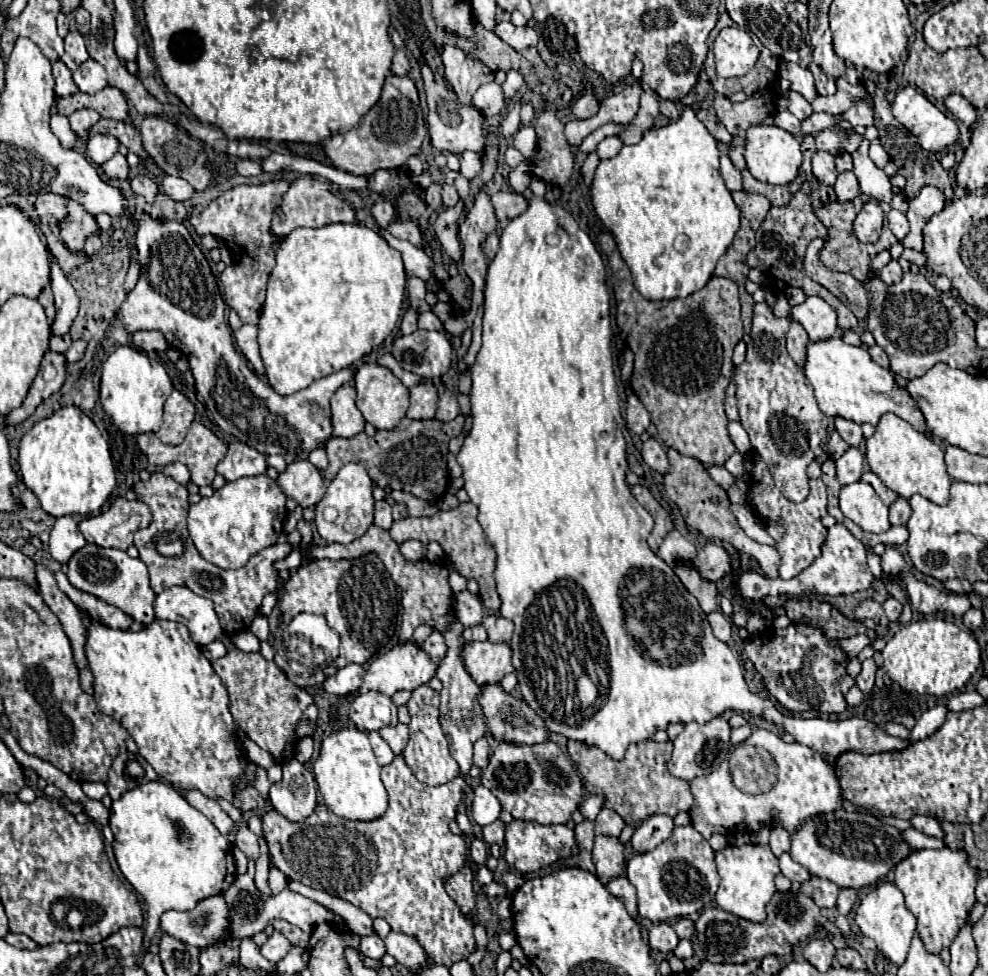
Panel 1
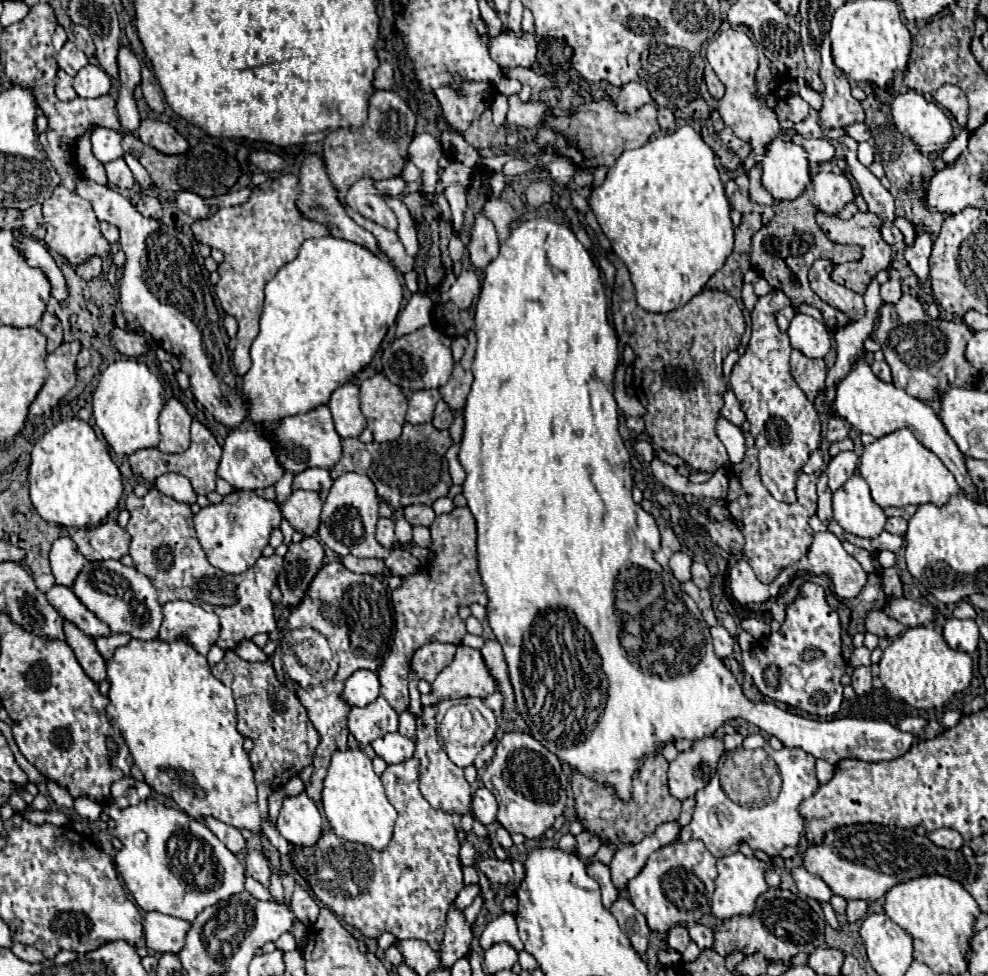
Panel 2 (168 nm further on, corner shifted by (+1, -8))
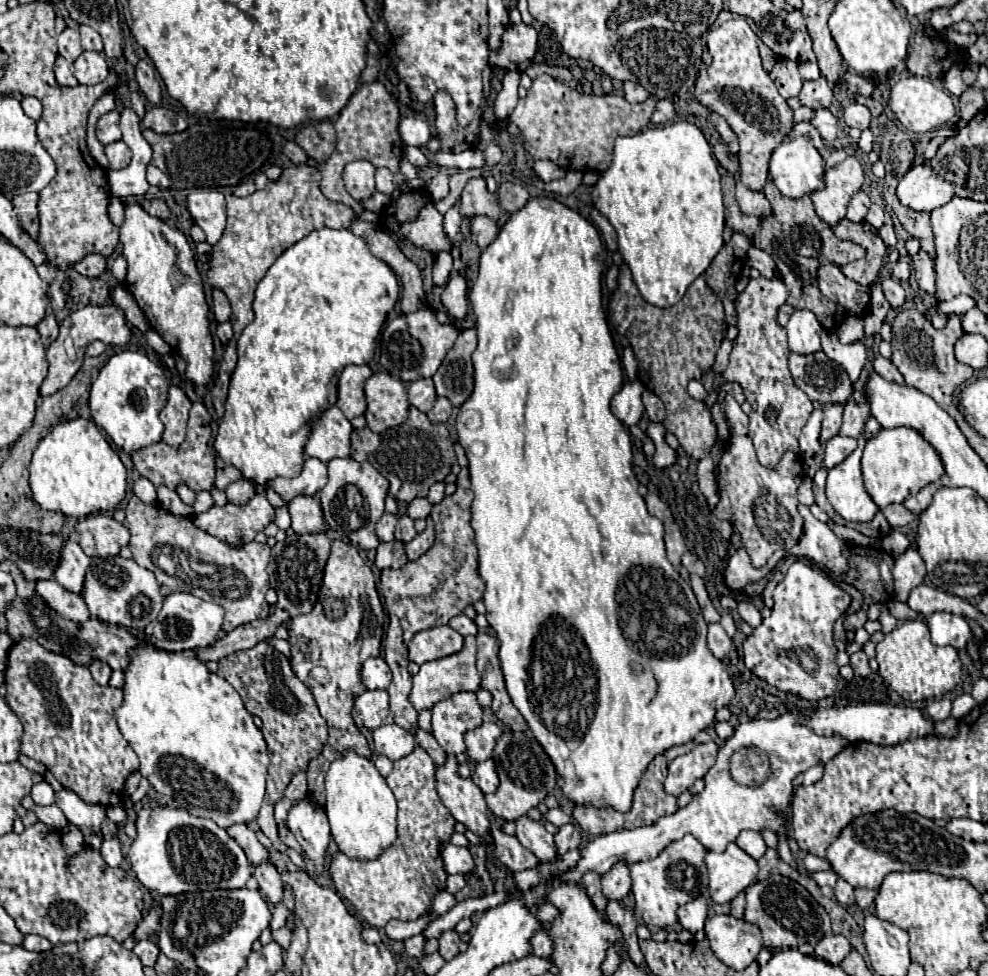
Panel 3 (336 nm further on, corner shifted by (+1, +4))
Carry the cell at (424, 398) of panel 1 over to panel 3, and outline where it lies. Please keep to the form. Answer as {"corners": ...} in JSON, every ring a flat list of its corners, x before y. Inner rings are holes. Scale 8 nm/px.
{"corners":[[422,378,408,384,408,402,416,406,420,412,430,412,434,400,436,400,436,390,432,378,430,380]]}

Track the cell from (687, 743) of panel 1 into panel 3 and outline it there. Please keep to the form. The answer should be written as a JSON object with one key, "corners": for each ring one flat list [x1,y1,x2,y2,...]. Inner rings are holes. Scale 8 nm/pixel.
{"corners":[[708,742,708,744,698,744,692,752,674,758,668,764,664,790,672,796,680,796,688,788,692,788,694,780,704,778,704,774,714,766,716,754,718,746,714,742]]}

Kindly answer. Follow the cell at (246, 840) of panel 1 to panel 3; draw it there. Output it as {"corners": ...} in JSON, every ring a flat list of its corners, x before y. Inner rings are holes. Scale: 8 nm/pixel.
{"corners":[[260,864,256,866,254,878,260,884,260,892,264,894,264,898,268,900,270,906,276,906,278,902,282,902,282,882,280,882,280,874,272,864]]}

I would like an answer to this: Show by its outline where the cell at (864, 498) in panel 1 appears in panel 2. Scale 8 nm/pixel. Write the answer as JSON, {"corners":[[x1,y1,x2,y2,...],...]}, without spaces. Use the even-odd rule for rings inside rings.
{"corners":[[854,474,838,492,834,492,834,520,850,534,860,538,878,538,886,516,872,500,866,480]]}

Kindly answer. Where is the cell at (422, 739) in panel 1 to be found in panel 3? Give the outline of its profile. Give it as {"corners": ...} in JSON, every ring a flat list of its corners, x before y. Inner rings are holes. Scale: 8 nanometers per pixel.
{"corners":[[448,756,444,766,436,770,438,794,456,822,462,822,470,832,482,836,490,832,490,814,482,790,468,778,458,776,456,756]]}

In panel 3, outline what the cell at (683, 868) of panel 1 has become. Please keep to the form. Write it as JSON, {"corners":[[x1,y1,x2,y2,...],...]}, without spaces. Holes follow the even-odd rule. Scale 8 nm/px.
{"corners":[[686,834,682,840,672,842,668,848,664,848,654,860,630,866,636,908,638,912,642,912,642,920,648,928,672,926,676,922,678,906,688,904,696,896,708,892,708,872,704,866,704,854,706,848,692,834]]}

